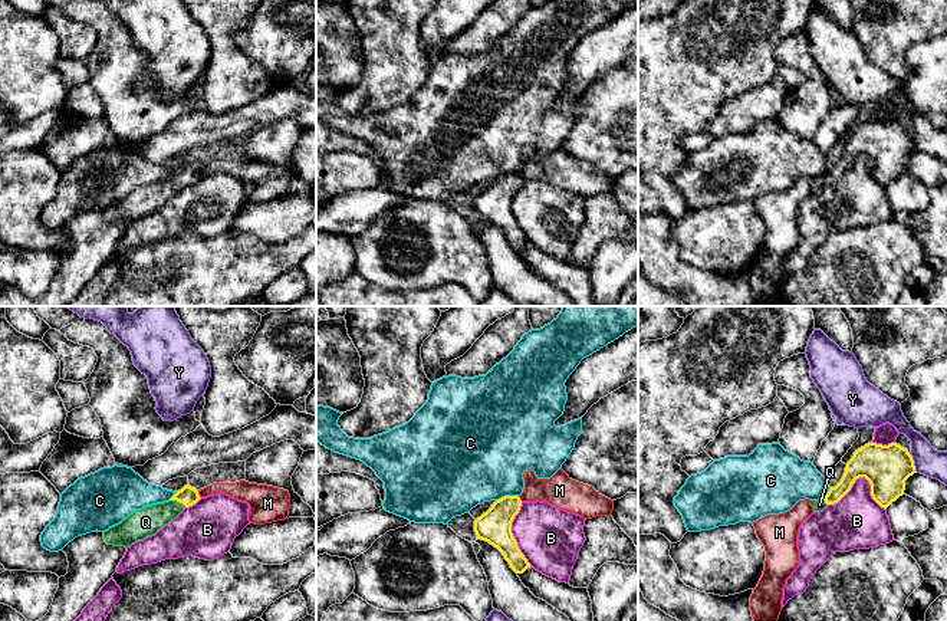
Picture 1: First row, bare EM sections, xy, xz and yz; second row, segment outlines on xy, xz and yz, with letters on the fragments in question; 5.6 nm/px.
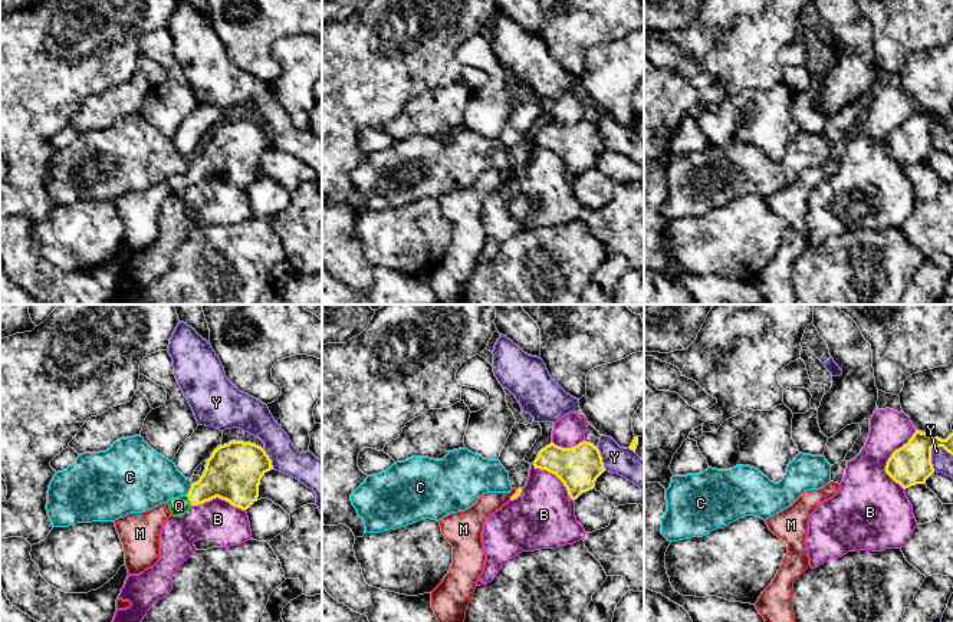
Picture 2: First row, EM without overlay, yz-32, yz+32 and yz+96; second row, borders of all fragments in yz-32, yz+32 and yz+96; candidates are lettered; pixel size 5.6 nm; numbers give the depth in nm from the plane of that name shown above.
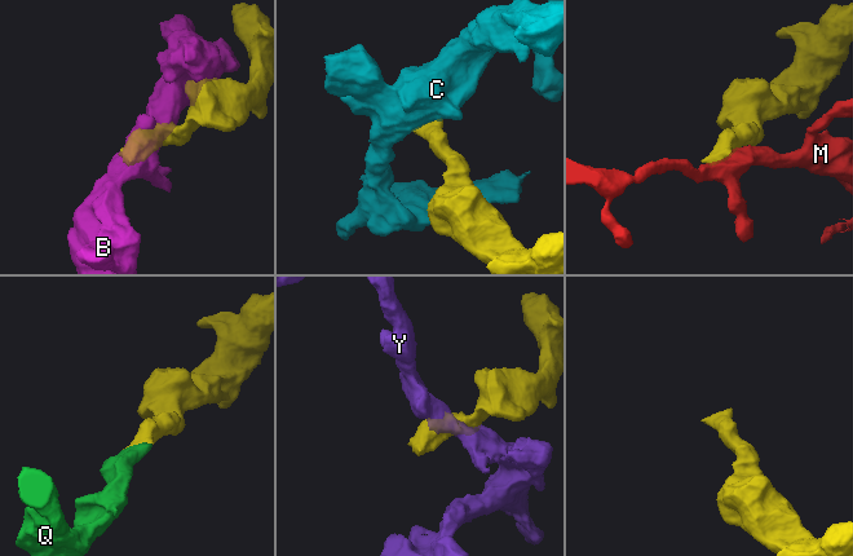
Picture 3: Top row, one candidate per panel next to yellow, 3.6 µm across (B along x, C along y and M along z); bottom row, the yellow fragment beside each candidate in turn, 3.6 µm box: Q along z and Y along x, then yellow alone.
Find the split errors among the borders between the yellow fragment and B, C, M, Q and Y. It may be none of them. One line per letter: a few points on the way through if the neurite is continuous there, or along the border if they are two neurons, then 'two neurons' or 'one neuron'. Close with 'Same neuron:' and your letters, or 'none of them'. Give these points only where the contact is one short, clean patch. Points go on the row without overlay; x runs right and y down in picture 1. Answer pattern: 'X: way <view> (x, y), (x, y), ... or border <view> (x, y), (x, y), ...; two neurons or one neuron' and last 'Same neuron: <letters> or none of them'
B: two neurons
C: border xz (518, 173), (505, 173), (496, 178); two neurons
M: border xy (197, 168), (200, 176); two neurons
Q: way xy (188, 174), (178, 178), (167, 190), (145, 200); one neuron
Y: two neurons
Same neuron: Q

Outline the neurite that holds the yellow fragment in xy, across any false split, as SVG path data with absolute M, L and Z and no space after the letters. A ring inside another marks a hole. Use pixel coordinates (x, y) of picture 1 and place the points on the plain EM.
M187 162L168 180L151 183L131 191L121 201L105 208L103 217L108 223L128 226L138 218L155 213L185 185L195 183L200 177L198 168Z

